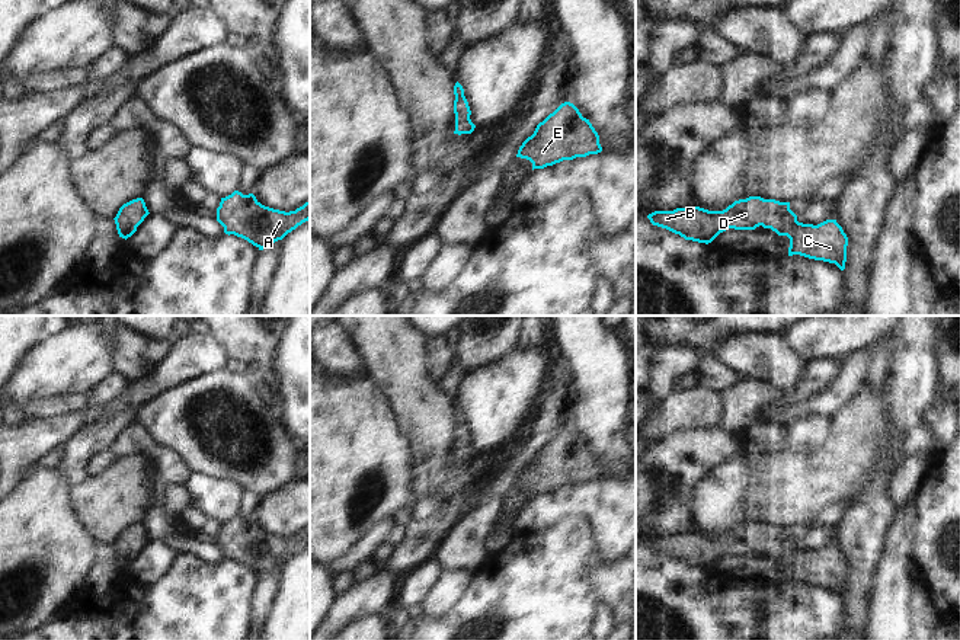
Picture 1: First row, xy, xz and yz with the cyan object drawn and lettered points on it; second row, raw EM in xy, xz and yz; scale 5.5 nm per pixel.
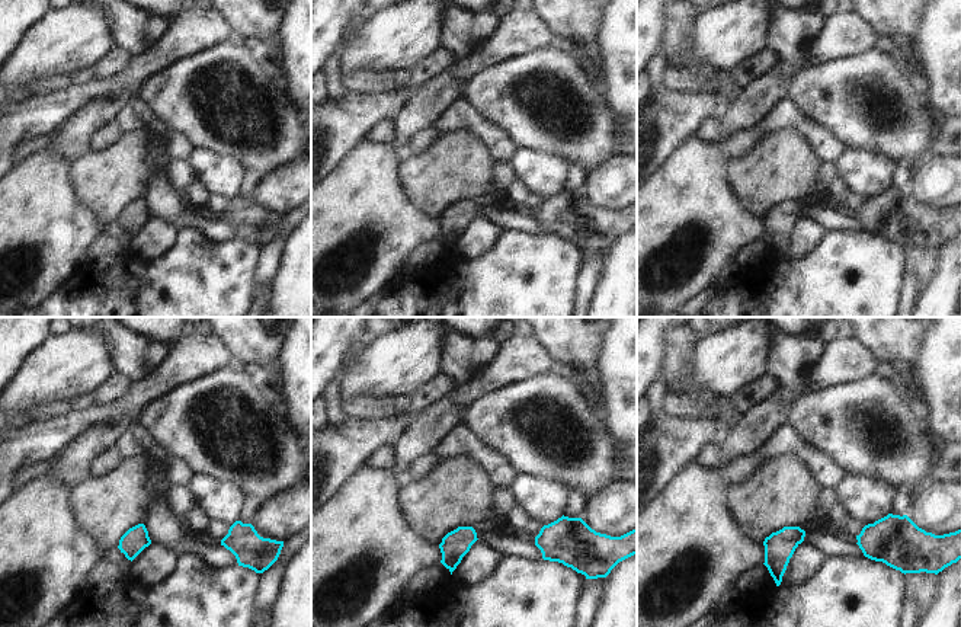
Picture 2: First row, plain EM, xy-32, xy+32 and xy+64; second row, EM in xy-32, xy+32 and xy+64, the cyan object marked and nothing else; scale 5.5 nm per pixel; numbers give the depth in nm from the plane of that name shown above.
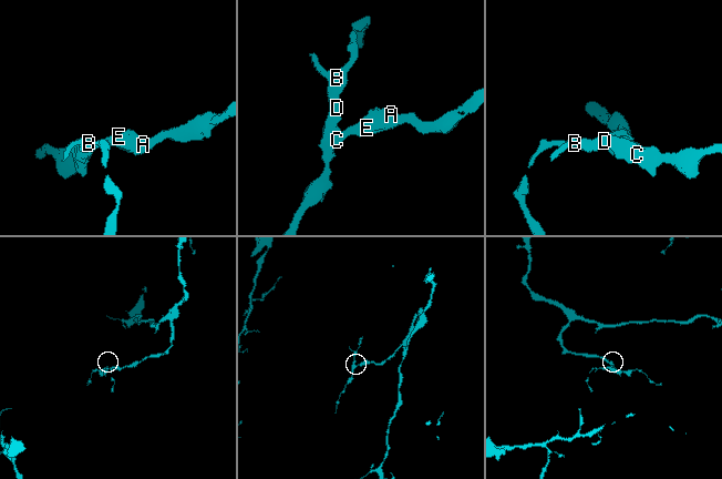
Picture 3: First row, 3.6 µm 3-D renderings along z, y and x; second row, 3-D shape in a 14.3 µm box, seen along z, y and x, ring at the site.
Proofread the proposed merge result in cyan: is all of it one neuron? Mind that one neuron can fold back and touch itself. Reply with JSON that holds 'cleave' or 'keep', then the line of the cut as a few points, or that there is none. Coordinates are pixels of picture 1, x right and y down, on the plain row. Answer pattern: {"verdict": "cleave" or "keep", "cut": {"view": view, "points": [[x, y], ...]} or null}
{"verdict": "keep", "cut": null}

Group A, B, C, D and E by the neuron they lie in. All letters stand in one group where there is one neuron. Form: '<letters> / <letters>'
A B C D E

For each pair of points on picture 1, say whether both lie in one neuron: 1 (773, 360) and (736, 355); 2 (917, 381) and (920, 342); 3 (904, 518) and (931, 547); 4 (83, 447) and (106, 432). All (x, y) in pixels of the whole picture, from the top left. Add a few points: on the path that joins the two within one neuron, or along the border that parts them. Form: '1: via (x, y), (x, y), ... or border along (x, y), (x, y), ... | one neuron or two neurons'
1: via (764, 351), (745, 354) | one neuron
2: via (917, 371), (917, 352) | one neuron
3: border along (915, 499), (912, 546) | two neurons
4: via (89, 441), (101, 434) | one neuron

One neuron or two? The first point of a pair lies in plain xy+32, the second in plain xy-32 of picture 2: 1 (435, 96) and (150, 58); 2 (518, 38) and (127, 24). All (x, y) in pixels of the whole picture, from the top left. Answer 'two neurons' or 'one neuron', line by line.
1: two neurons
2: two neurons

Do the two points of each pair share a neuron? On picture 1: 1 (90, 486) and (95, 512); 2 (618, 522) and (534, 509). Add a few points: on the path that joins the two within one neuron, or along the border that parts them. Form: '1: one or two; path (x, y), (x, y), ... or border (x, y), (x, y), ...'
1: one; path (95, 492), (95, 506)
2: one; path (598, 504), (554, 505)

